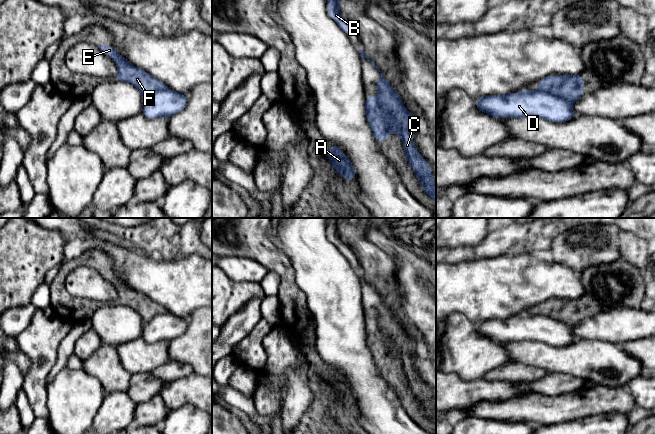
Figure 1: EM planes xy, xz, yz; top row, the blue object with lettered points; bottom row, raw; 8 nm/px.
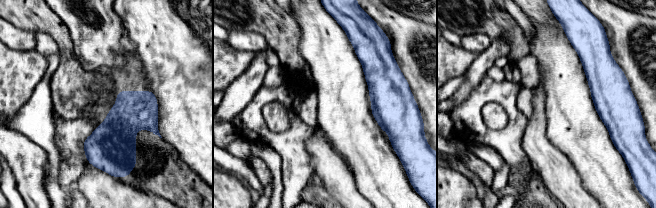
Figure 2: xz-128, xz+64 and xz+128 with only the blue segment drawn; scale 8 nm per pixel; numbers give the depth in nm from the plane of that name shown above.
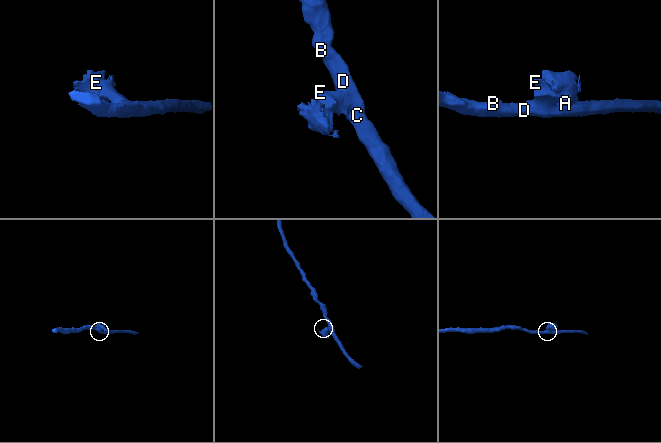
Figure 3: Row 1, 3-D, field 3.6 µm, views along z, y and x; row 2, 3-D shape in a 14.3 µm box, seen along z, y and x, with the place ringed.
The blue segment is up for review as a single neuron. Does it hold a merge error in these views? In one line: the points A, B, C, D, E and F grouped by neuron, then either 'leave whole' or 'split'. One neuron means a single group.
A E F / B C D; split

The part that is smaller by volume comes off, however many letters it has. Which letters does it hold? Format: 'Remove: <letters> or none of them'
Remove: A, E, F

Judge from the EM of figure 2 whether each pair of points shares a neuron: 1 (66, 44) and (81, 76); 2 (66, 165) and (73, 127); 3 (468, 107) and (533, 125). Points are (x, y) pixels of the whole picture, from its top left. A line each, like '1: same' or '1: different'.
1: same
2: same
3: different

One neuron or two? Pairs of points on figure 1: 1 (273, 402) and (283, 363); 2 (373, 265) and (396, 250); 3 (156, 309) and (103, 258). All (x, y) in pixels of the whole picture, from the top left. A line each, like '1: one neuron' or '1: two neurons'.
1: one neuron
2: two neurons
3: one neuron

